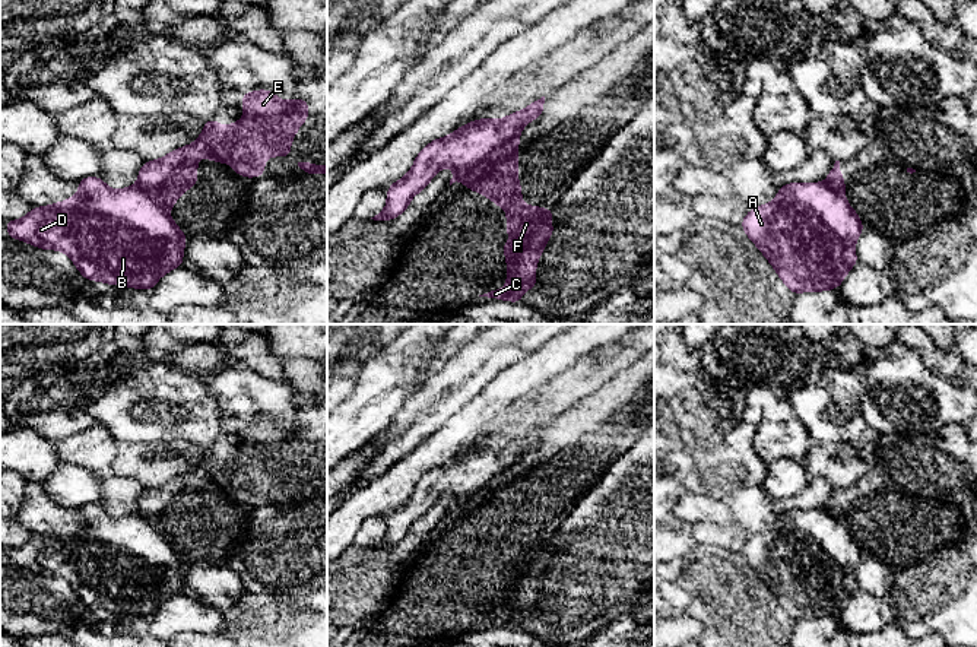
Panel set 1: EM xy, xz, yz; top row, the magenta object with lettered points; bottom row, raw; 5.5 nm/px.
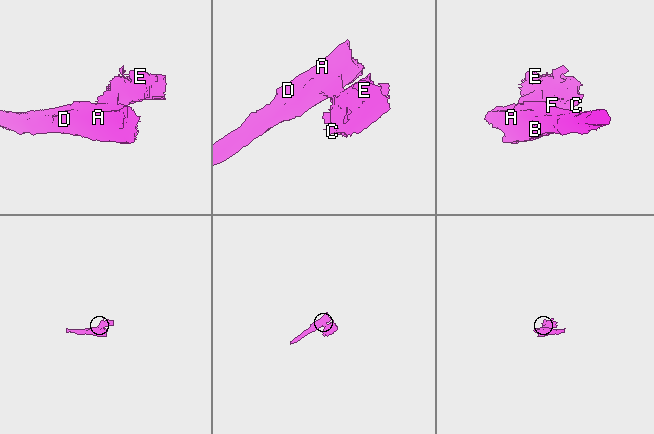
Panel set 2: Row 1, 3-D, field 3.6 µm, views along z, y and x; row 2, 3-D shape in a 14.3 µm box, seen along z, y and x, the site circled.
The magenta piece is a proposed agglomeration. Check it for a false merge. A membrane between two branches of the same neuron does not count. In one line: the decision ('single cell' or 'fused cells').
fused cells

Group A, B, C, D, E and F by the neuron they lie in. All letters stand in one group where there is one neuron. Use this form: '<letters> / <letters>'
A B D / C E F

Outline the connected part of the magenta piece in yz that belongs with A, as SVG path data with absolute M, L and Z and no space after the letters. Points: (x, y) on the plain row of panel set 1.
M790 510L780 514L775 527L748 539L740 554L794 622L840 615L857 590L854 573L865 556L844 523L827 510Z

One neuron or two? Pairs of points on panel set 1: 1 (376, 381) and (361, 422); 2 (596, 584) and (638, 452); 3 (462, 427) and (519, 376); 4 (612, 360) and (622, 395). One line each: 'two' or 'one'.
1: one
2: one
3: one
4: two

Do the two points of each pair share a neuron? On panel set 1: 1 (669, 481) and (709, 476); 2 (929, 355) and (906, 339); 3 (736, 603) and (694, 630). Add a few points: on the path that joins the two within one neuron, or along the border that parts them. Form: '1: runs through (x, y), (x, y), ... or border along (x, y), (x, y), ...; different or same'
1: border along (692, 454), (692, 469), (684, 481), (684, 491); different
2: runs through (925, 349), (912, 339); same
3: border along (687, 614), (692, 615), (704, 630); different

